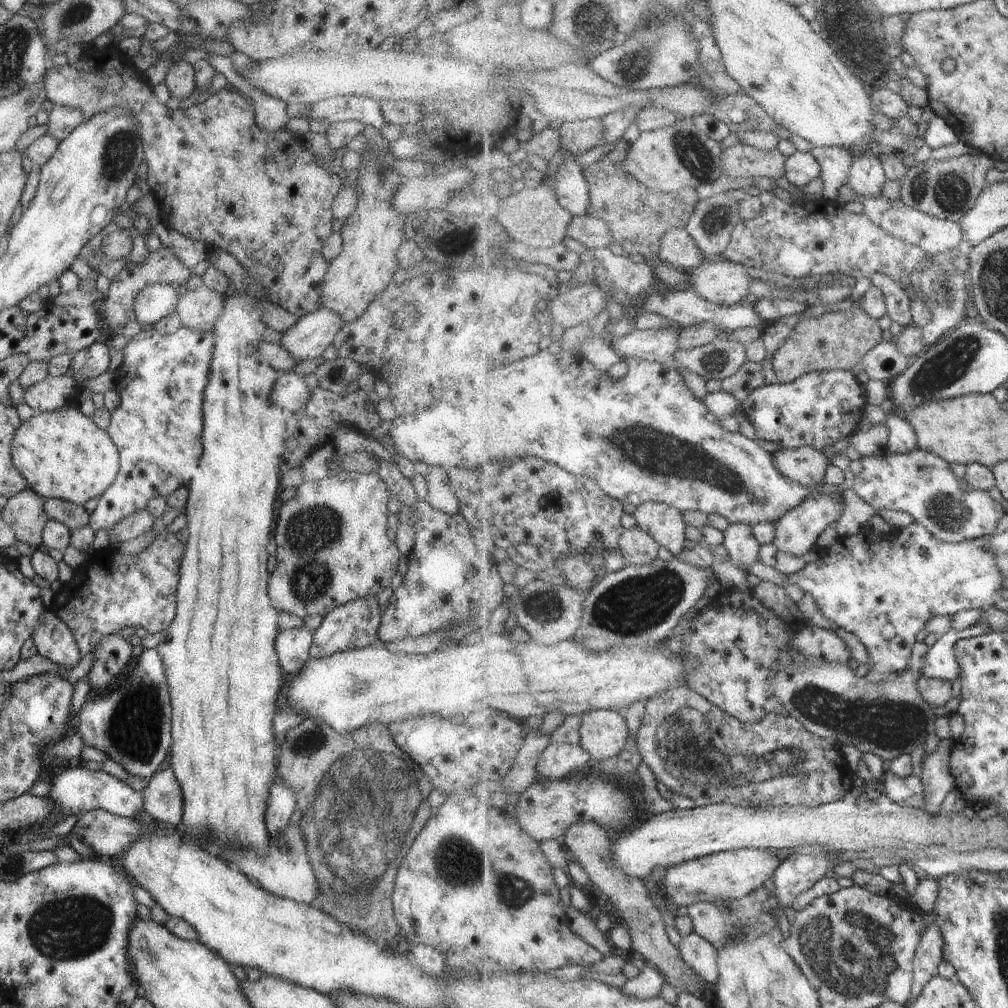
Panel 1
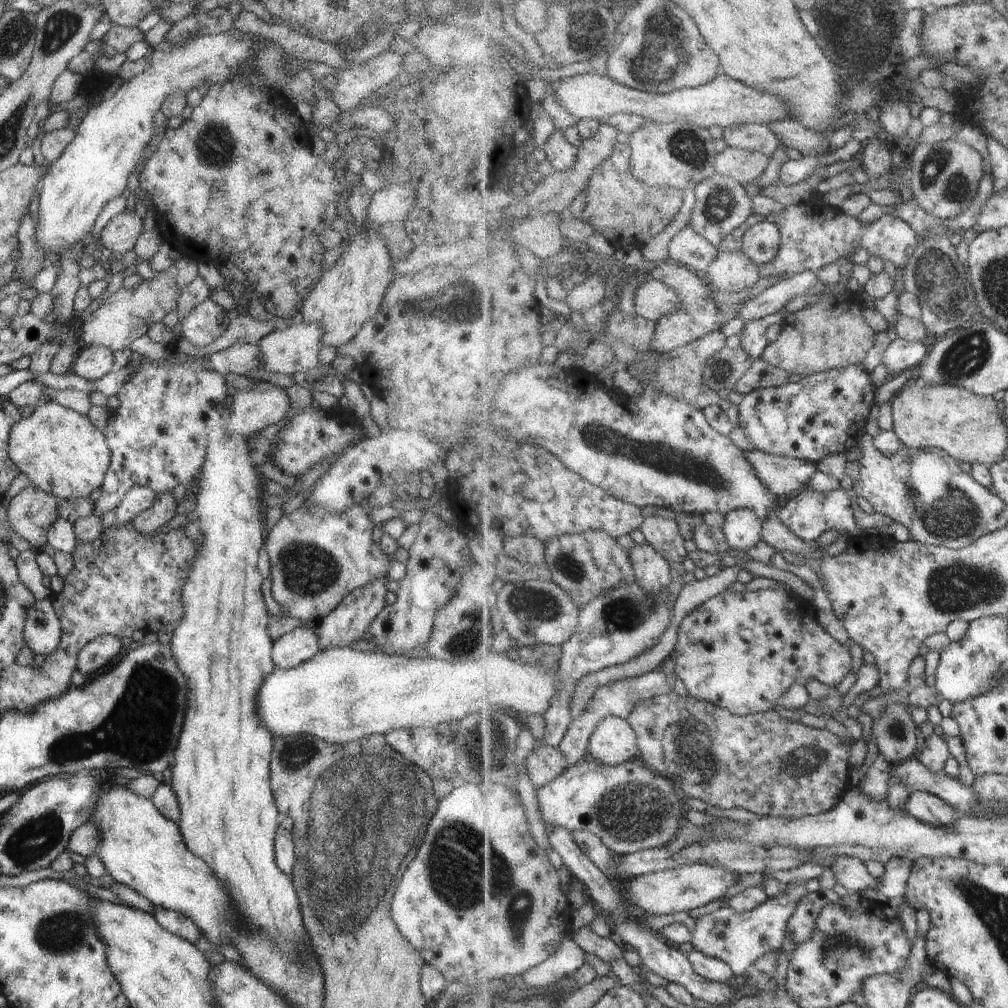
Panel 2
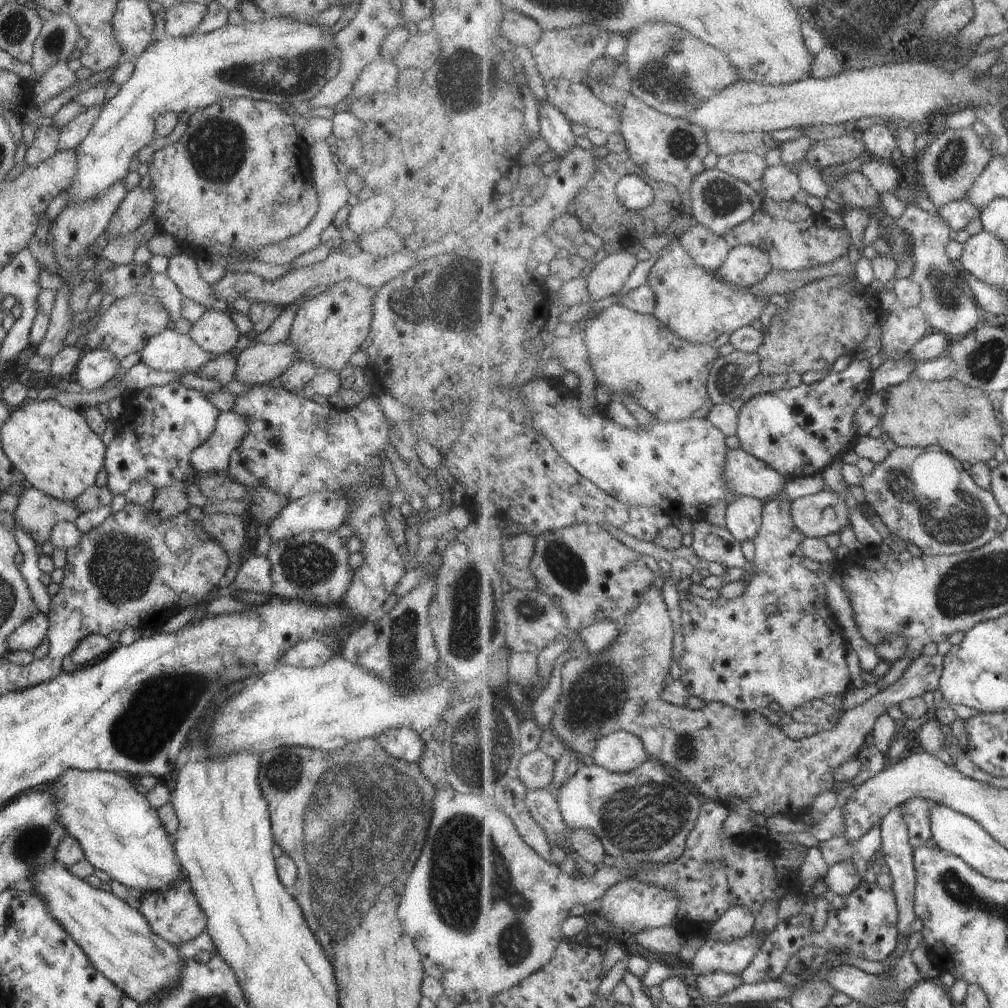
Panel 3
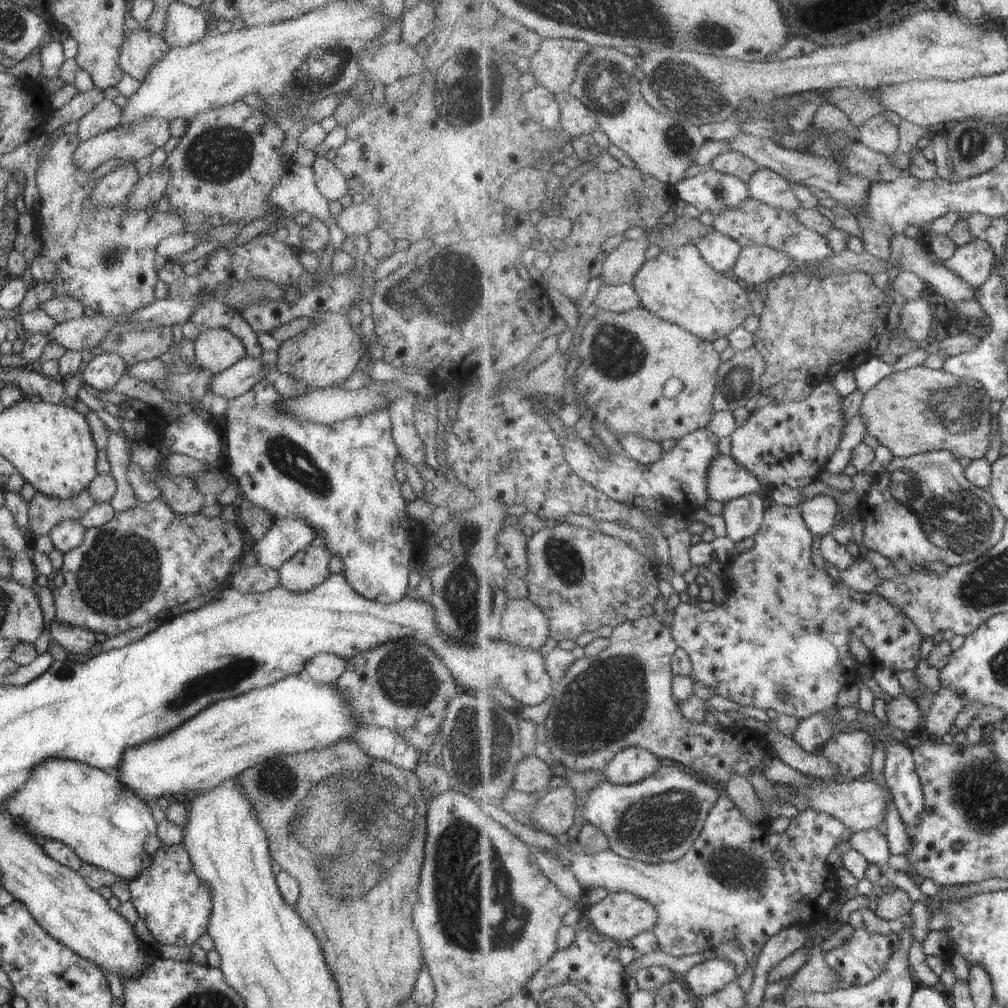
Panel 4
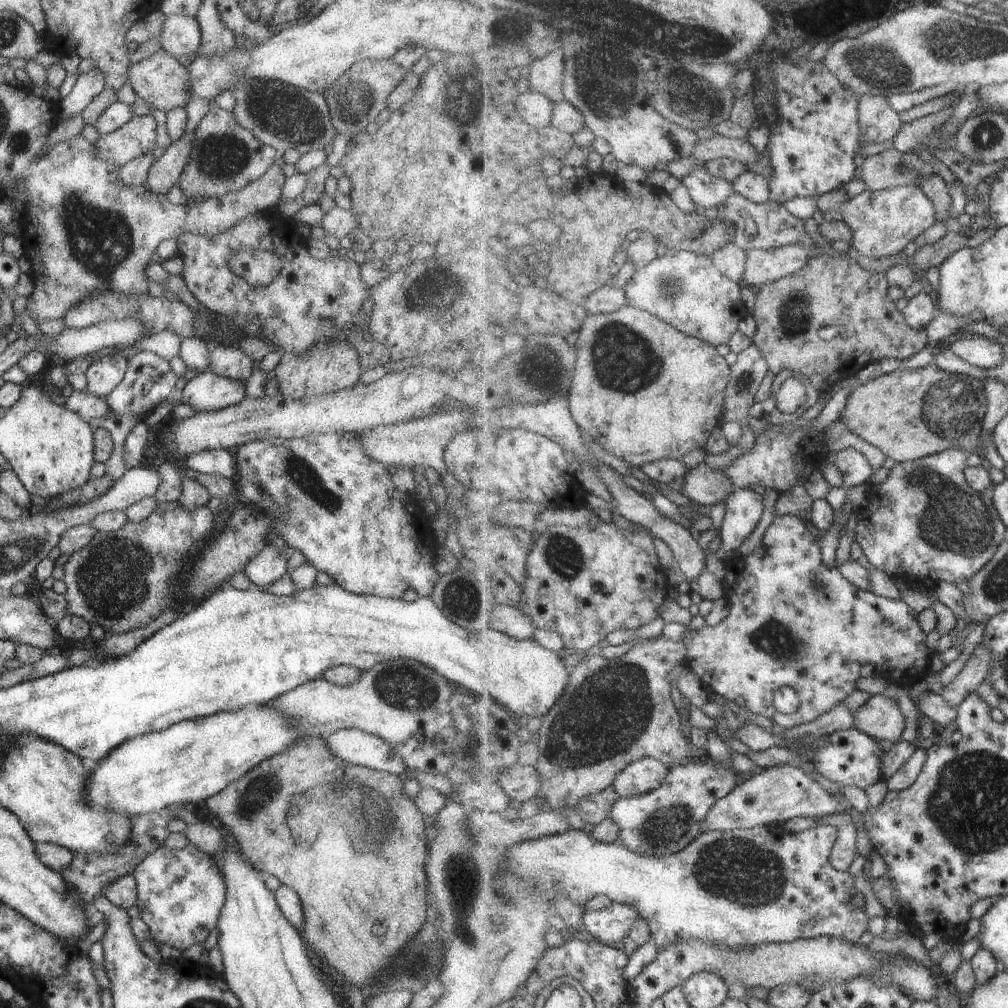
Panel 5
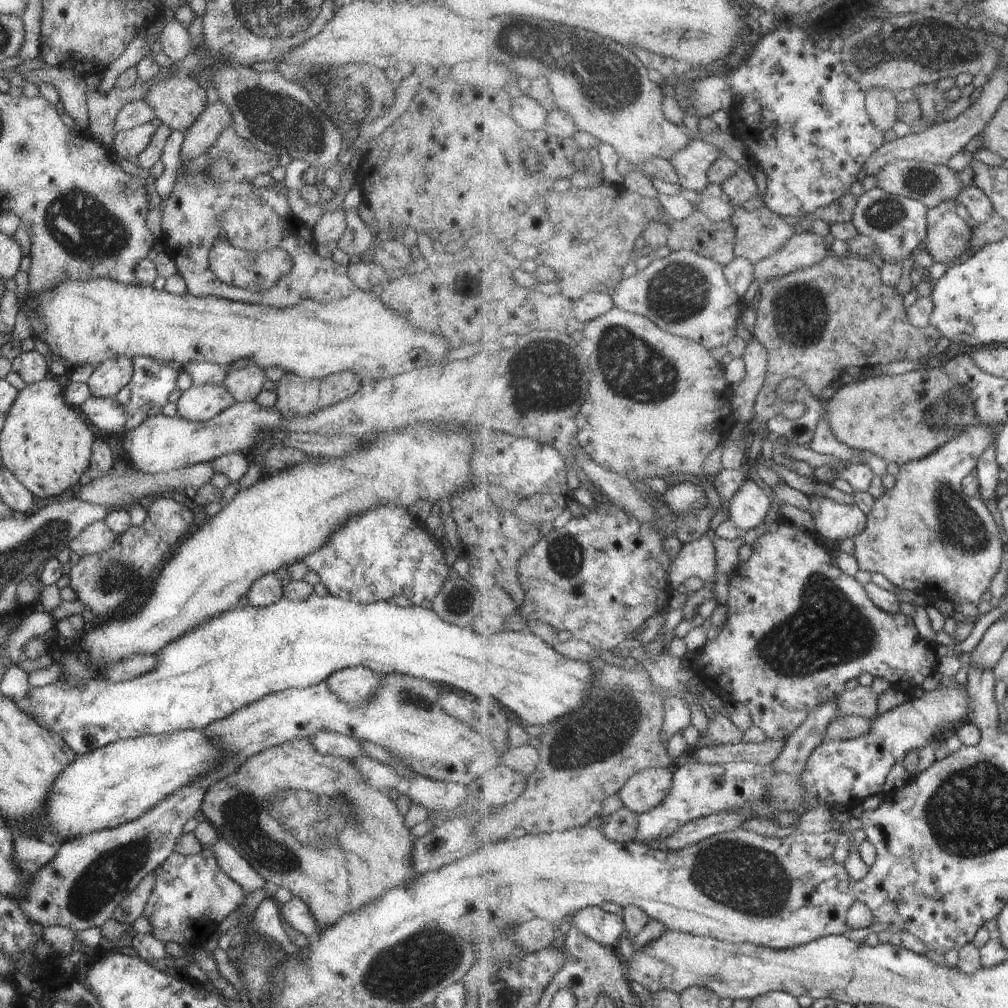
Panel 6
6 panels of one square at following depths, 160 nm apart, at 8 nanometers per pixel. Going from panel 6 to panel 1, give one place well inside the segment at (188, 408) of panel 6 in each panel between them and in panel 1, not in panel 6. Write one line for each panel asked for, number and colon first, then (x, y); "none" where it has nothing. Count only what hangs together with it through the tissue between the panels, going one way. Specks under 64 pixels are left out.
1: (312, 334)
2: (294, 349)
3: (257, 363)
4: (232, 382)
5: (206, 391)

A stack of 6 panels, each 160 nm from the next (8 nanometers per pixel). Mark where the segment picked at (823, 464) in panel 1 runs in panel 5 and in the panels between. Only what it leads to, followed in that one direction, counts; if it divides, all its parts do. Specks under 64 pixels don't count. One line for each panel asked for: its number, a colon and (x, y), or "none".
2: (783, 475)
3: (746, 475)
4: (727, 480)
5: (707, 486)

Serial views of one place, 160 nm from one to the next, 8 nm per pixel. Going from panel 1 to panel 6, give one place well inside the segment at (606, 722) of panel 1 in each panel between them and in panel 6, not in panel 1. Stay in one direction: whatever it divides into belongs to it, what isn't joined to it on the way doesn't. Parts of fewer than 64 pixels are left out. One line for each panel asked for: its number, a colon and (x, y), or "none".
2: (615, 742)
3: (620, 752)
4: (633, 765)
5: (641, 777)
6: (645, 791)

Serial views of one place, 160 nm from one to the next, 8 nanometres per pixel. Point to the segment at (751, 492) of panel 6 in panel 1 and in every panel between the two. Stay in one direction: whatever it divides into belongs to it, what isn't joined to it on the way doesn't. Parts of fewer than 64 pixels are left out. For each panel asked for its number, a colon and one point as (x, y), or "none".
1: (743, 548)
2: (742, 528)
3: (744, 515)
4: (744, 516)
5: (744, 508)

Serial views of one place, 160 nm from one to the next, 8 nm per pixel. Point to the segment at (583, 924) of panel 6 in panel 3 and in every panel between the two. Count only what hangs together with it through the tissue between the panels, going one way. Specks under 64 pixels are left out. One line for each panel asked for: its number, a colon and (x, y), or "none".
3: (629, 903)
4: (621, 916)
5: (611, 925)

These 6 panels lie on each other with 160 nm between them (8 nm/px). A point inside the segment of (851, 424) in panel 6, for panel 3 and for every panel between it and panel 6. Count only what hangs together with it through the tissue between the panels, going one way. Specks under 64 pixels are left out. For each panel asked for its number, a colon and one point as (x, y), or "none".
3: (950, 415)
4: (918, 410)
5: (908, 414)

